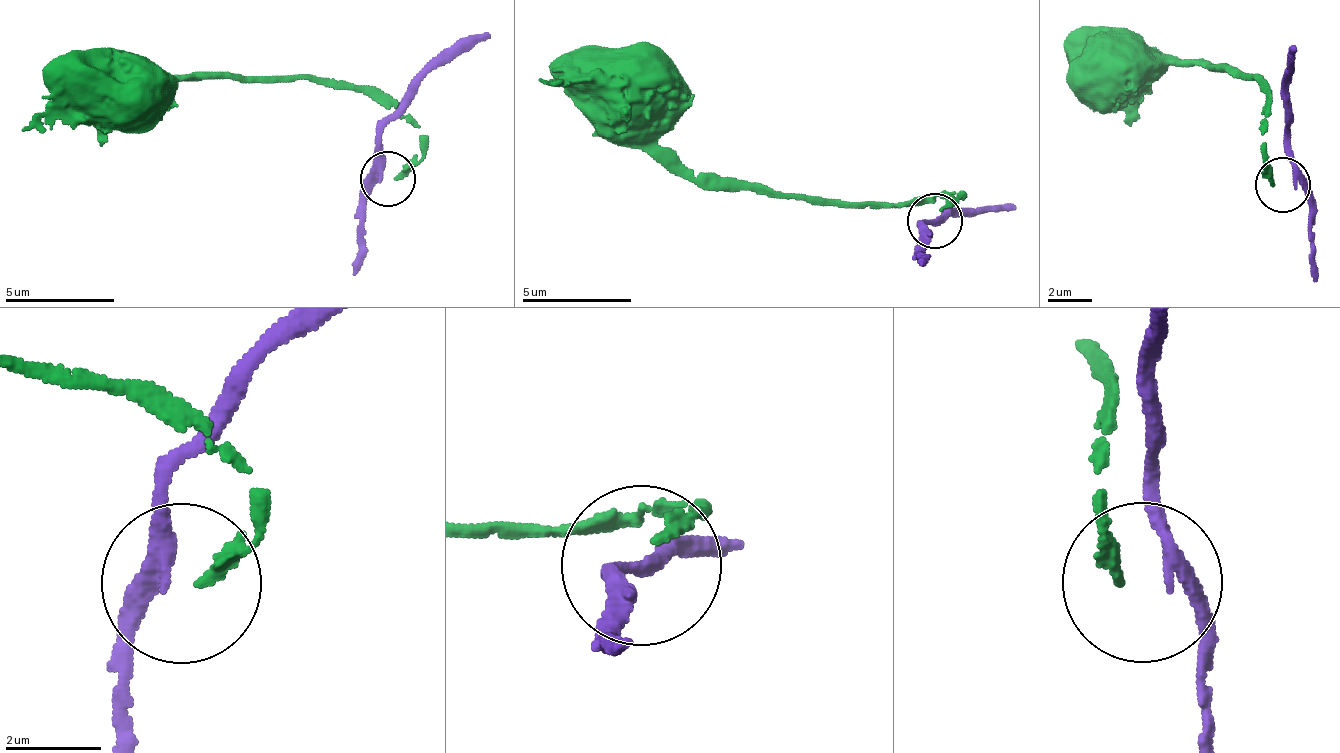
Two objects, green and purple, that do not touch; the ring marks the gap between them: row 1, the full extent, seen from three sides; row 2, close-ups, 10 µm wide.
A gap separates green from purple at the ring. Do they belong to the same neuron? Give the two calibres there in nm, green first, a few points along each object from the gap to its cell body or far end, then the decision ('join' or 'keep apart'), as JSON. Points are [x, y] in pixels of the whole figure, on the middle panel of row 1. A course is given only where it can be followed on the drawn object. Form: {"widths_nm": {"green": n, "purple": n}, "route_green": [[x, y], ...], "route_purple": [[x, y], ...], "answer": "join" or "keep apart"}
{"widths_nm": {"green": 240, "purple": 320}, "route_green": [[938, 211], [960, 192], [880, 206], [705, 190], [621, 119], [622, 92]], "route_purple": [[932, 233], [918, 224], [1013, 207]], "answer": "keep apart"}

